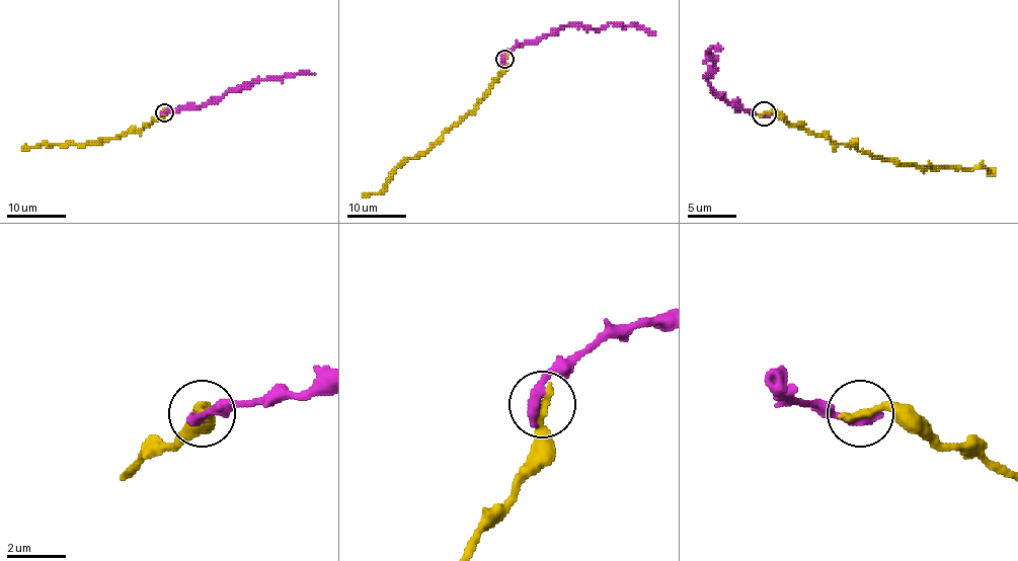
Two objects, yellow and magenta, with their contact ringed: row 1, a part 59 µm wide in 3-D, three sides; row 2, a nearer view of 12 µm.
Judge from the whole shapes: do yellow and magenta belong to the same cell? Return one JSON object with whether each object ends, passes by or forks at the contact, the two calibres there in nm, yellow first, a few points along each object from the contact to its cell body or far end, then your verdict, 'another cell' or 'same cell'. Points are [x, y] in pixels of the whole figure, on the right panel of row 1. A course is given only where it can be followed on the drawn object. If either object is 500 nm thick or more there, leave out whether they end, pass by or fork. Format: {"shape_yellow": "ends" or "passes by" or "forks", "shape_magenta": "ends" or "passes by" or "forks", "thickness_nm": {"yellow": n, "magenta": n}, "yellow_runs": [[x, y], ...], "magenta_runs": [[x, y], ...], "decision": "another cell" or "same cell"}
{"shape_yellow": "ends", "shape_magenta": "ends", "thickness_nm": {"yellow": 300, "magenta": 360}, "yellow_runs": [[764, 114], [781, 114], [791, 124], [872, 156], [919, 166], [985, 168], [995, 175]], "magenta_runs": [[762, 114], [722, 99], [708, 80], [713, 60], [705, 56], [722, 48]], "decision": "same cell"}

